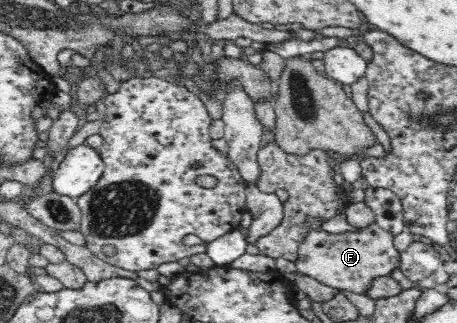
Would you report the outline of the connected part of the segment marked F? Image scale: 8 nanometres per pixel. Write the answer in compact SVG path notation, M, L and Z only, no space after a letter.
M372 223L361 228L360 232L329 234L323 229L314 229L306 235L295 260L297 274L305 274L331 286L364 294L370 288L370 282L378 276L388 276L391 270L398 268L400 253L394 249L393 234Z

